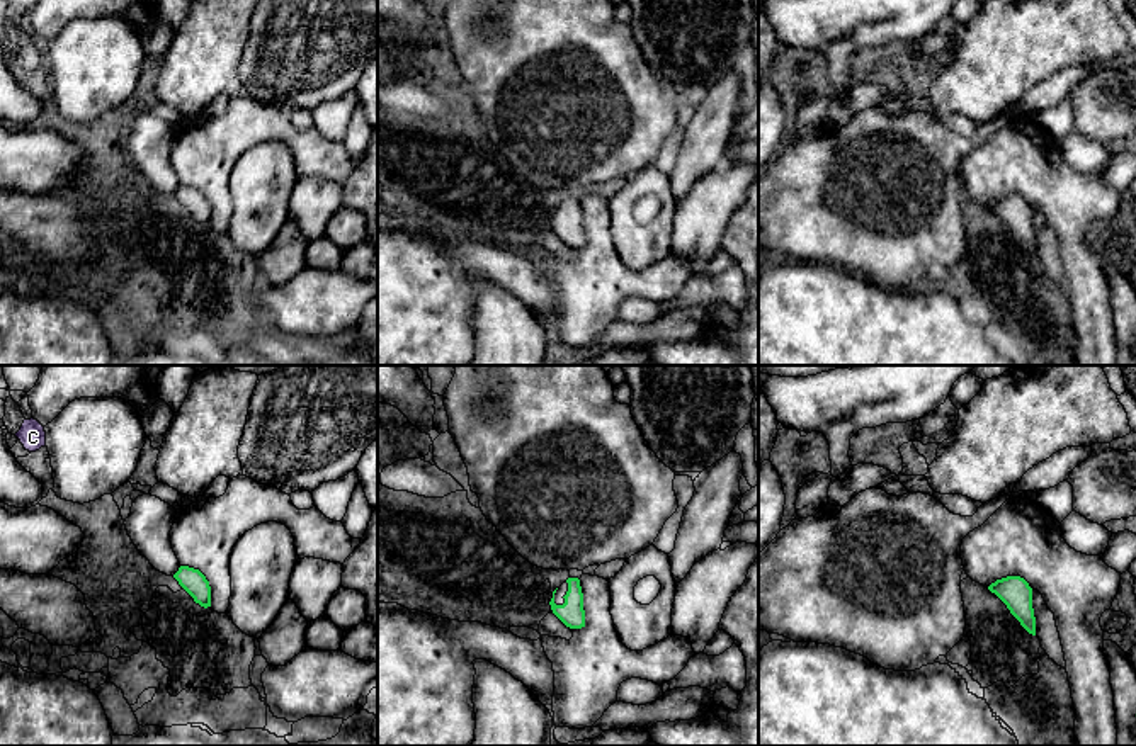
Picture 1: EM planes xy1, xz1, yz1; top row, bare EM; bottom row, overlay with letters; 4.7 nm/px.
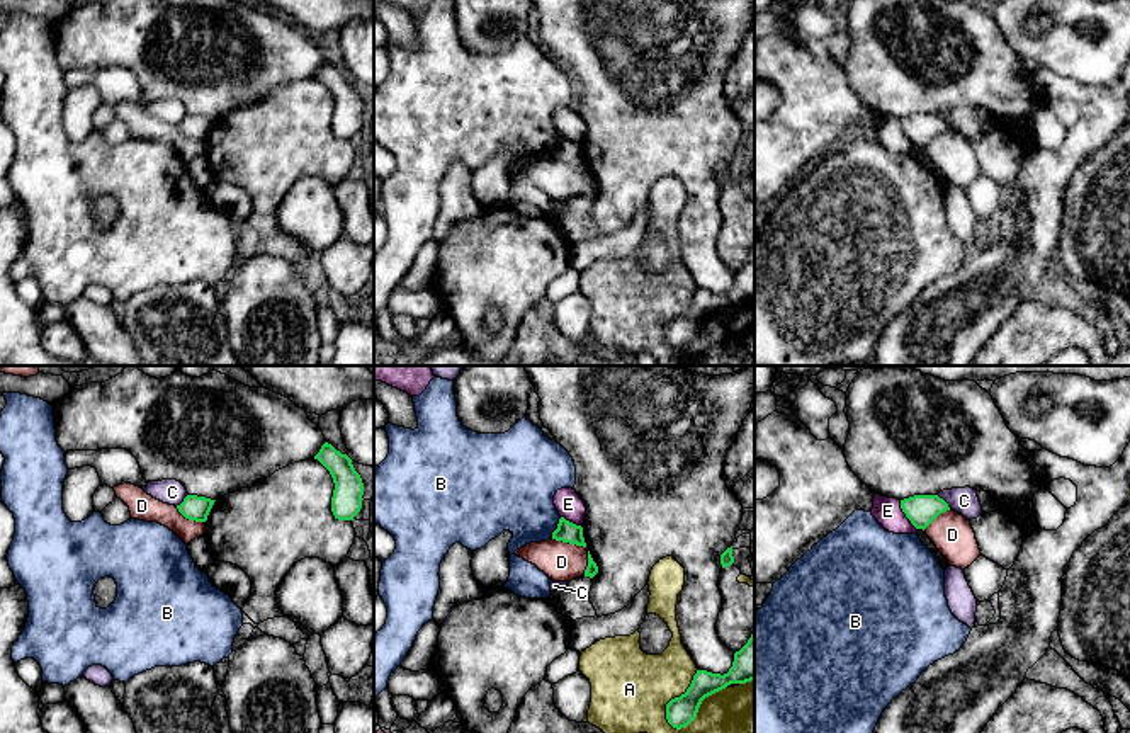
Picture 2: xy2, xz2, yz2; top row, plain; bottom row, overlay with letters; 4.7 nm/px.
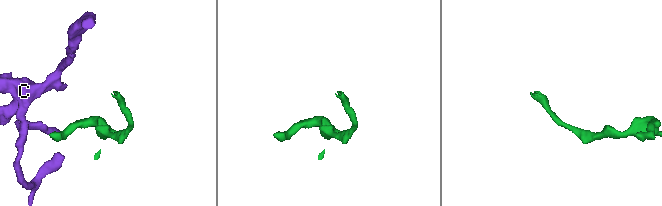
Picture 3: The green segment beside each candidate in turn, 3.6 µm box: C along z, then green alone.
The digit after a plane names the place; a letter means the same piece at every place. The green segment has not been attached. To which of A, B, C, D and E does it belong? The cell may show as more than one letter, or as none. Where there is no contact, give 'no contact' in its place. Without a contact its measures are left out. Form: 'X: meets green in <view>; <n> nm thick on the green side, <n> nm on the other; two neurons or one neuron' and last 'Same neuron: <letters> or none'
A: meets green in xz2; 140 nm thick on the green side, 480 nm on the other; two neurons
B: meets green in xz2; 100 nm thick on the green side, 360 nm on the other; two neurons
C: meets green in yz2; 150 nm thick on the green side, 130 nm on the other; two neurons
D: meets green in xz2; 100 nm thick on the green side, 190 nm on the other; two neurons
E: meets green in yz2; 150 nm thick on the green side, 130 nm on the other; two neurons
Same neuron: none

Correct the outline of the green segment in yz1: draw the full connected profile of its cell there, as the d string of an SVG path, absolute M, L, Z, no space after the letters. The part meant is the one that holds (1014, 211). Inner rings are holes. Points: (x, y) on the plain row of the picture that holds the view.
M1007 195L997 199L988 206L1010 229L1010 233L1020 241L1020 245L1032 255L1036 255L1036 236L1032 228L1032 207L1020 195Z

